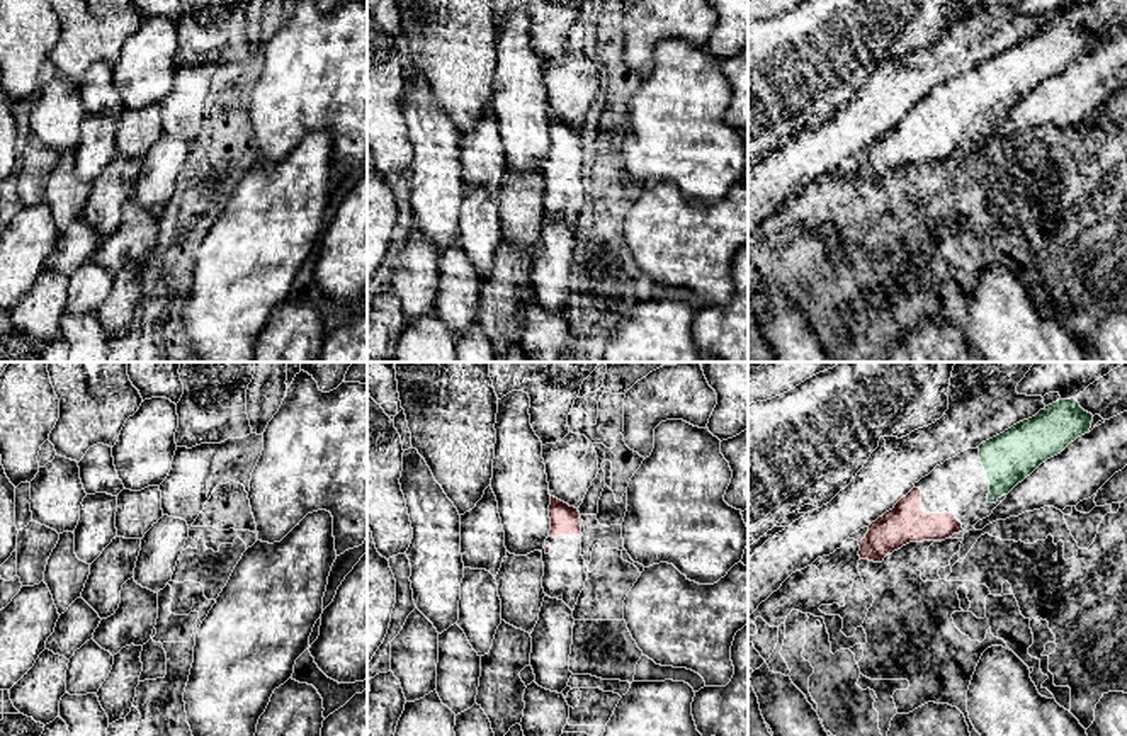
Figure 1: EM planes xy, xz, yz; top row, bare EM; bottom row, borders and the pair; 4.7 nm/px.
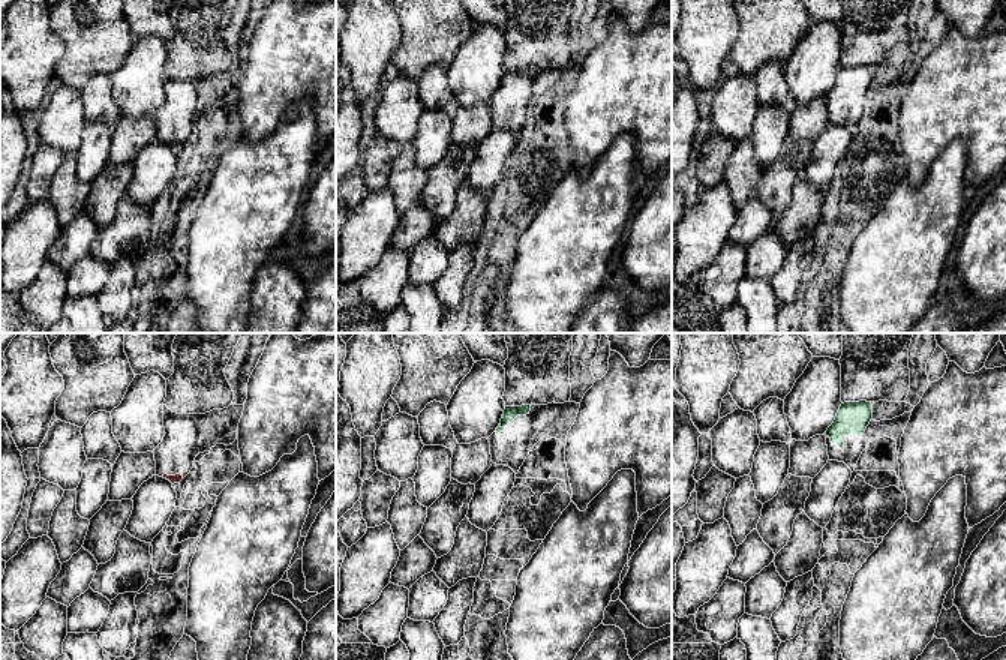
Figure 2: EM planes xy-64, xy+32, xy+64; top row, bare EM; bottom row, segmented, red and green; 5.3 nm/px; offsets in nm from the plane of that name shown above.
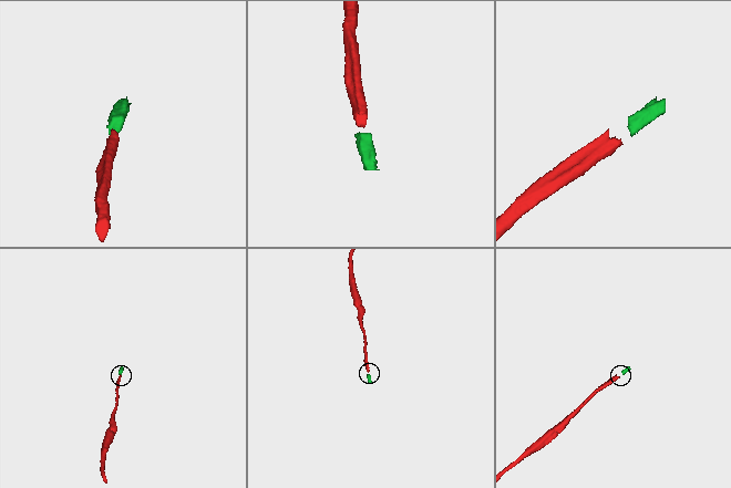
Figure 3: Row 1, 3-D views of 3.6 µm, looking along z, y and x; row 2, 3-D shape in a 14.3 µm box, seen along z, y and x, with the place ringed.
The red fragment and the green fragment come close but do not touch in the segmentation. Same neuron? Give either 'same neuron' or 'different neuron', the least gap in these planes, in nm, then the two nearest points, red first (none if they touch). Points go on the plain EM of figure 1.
same neuron; gap 160 nm; span yz (961, 143), (988, 121)

